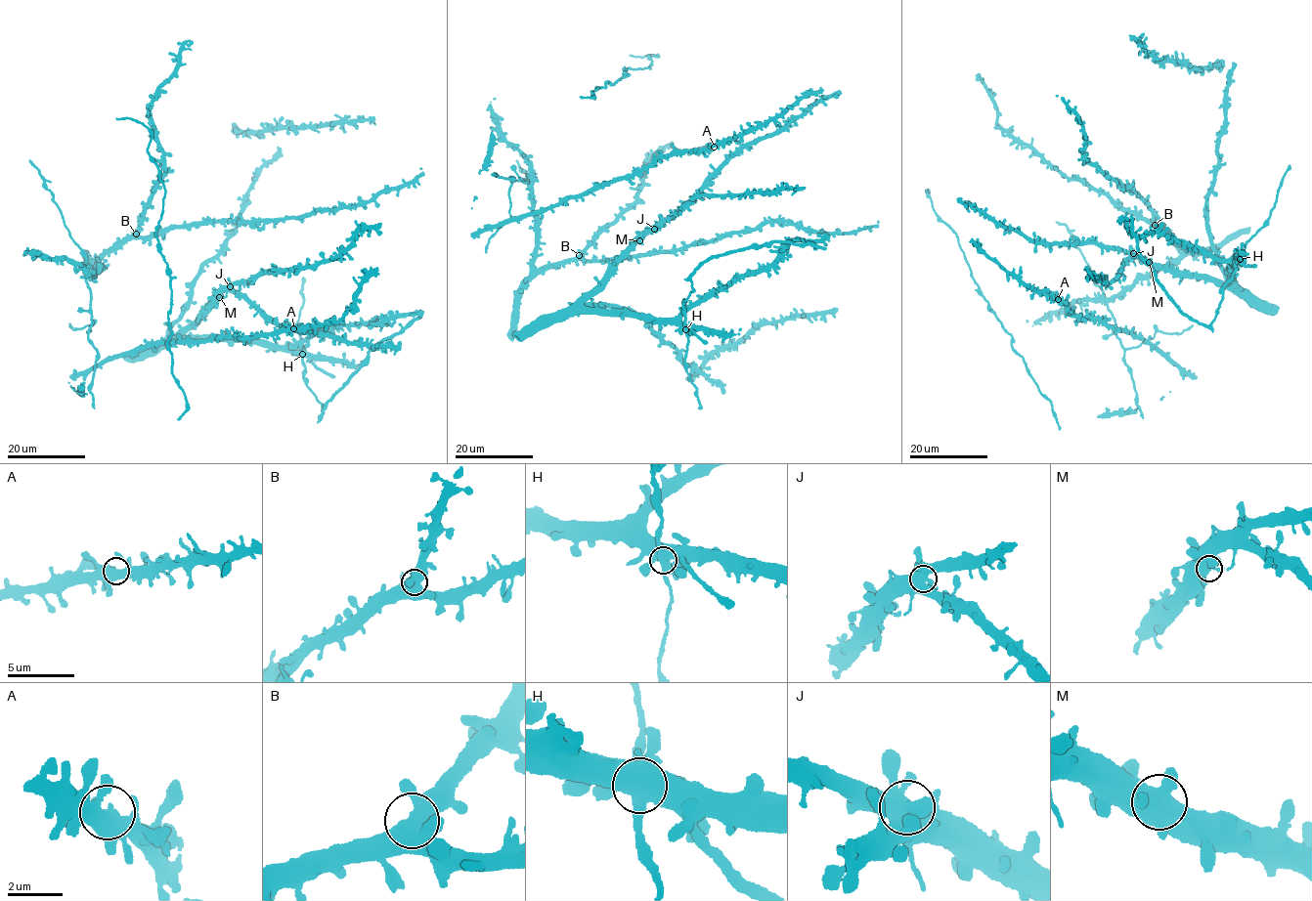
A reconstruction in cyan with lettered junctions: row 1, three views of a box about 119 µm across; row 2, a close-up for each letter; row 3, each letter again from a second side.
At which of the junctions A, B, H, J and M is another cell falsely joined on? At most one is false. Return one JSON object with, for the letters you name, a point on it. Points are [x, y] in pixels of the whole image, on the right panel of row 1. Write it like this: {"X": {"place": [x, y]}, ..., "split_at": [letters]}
{"split_at": []}

